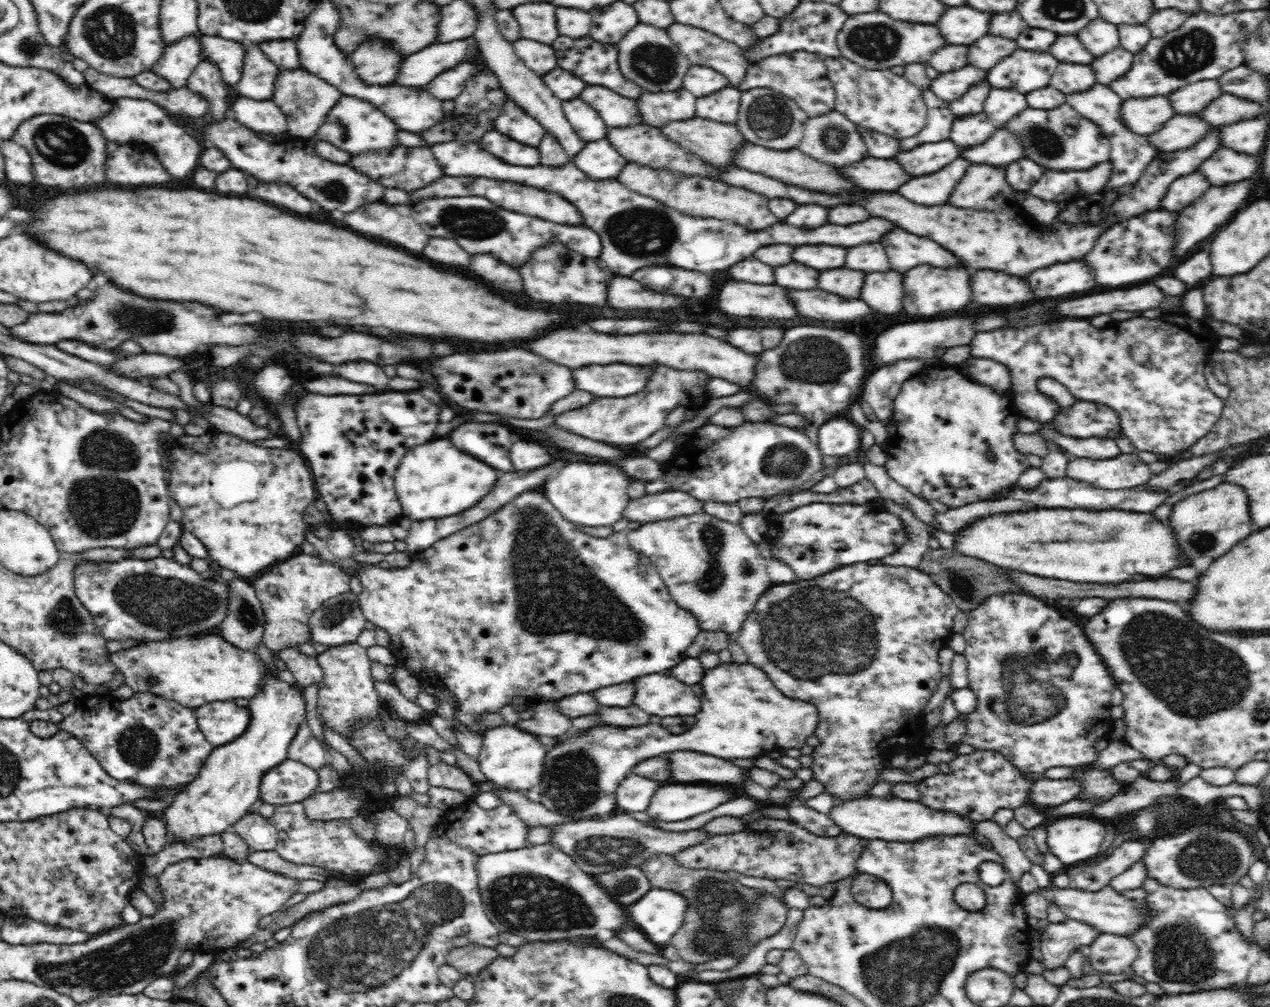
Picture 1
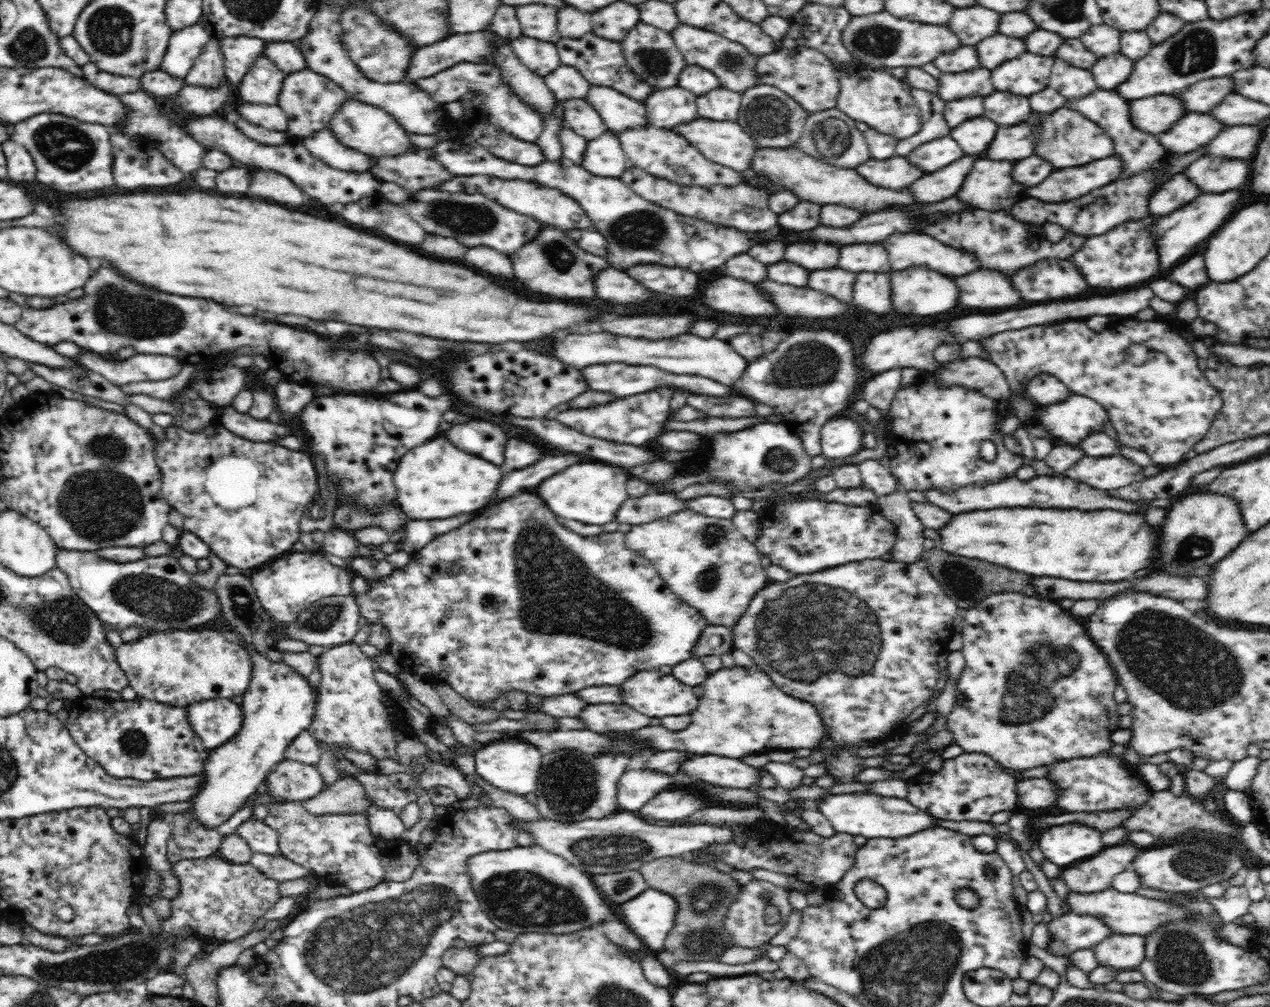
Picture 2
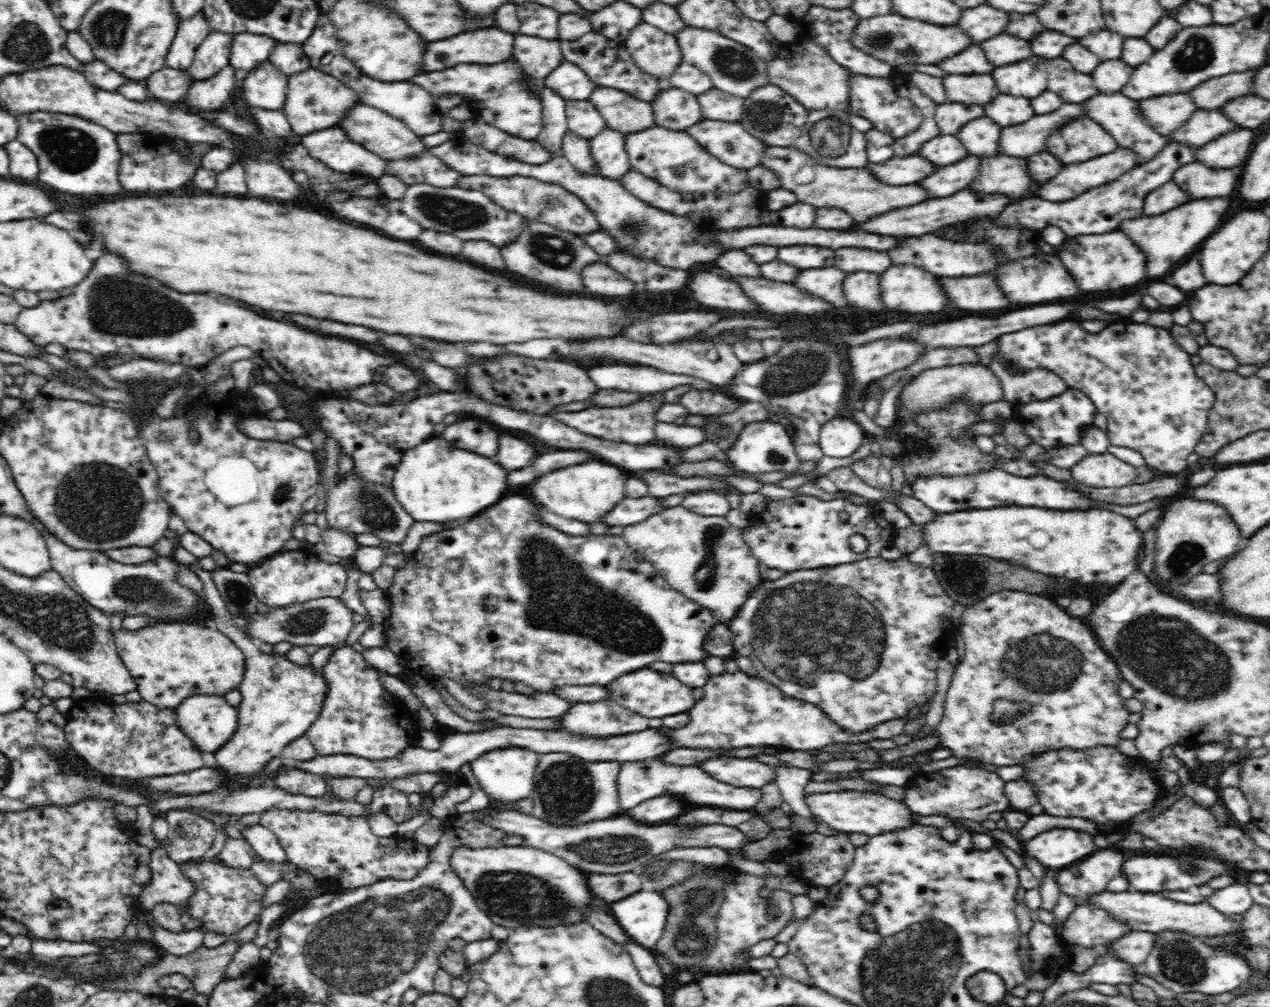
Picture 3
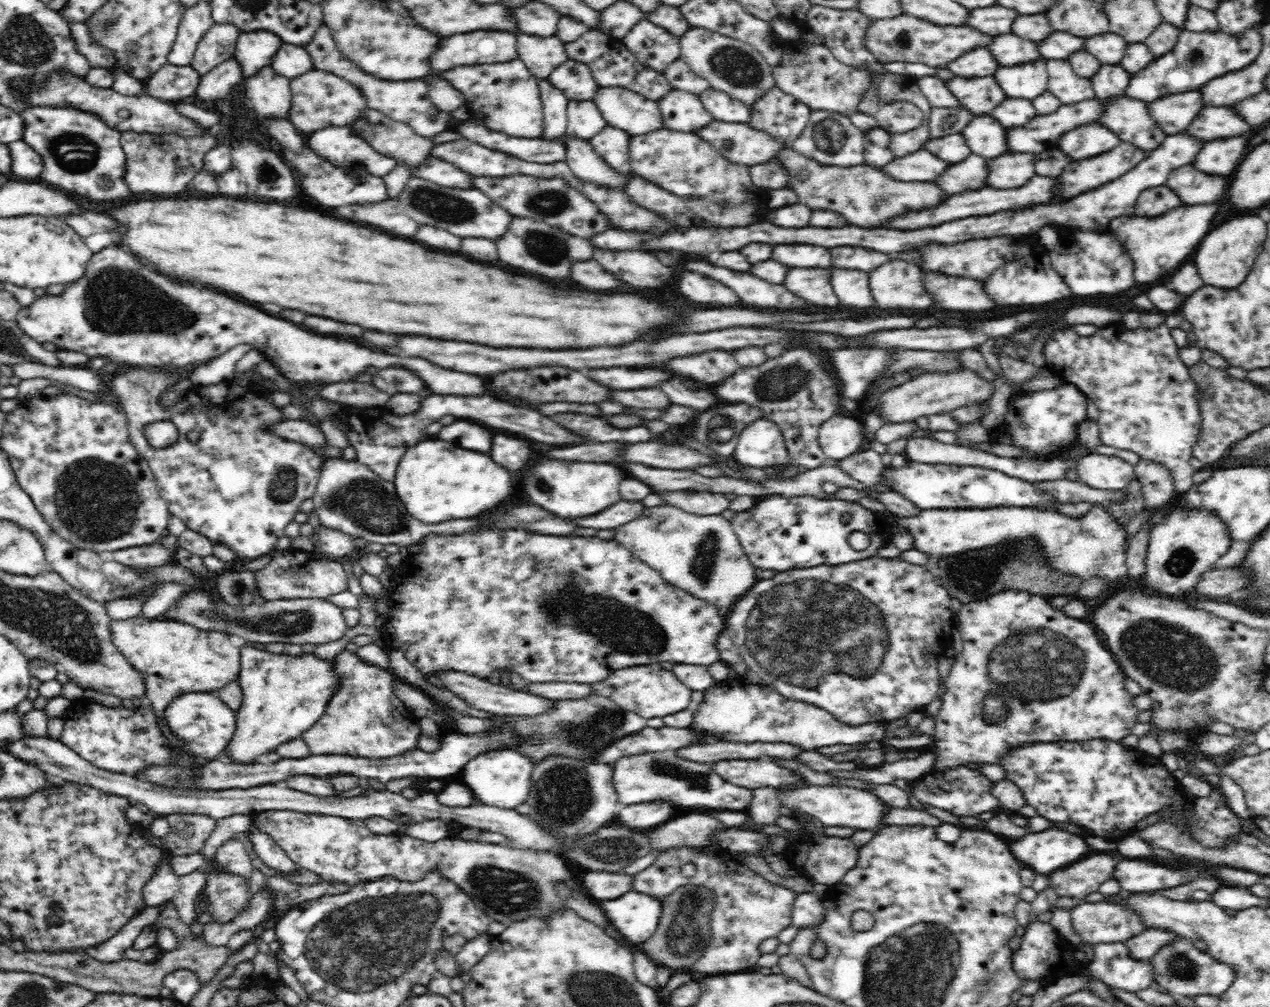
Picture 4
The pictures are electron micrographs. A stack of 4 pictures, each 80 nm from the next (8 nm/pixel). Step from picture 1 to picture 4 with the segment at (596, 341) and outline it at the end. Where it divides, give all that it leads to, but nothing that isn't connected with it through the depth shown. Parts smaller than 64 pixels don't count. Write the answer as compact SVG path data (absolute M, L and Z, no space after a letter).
M708 350L702 354L670 358L664 368L682 376L698 378L706 384L718 385L738 370L738 364L734 356L726 350Z

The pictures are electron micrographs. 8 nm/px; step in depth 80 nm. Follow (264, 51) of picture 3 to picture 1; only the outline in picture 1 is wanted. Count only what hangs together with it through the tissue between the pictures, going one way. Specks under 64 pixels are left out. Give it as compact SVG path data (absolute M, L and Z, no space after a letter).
M203 33L199 34L198 41L200 41L200 61L212 61L218 65L222 81L234 87L241 80L244 68L242 43Z

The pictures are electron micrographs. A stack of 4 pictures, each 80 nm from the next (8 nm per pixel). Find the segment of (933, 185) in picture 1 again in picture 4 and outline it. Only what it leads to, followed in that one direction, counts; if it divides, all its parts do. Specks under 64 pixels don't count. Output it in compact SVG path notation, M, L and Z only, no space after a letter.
M972 153L966 160L946 168L934 184L938 184L946 194L958 194L964 190L978 190L984 186L988 176L986 160Z

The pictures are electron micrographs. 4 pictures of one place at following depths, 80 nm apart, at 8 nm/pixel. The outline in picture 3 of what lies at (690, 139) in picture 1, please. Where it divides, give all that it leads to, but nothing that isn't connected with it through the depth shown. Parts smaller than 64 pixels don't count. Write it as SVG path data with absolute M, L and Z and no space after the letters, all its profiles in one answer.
M704 119L686 126L684 131L714 158L740 170L747 171L760 165L760 156L767 148L739 122Z

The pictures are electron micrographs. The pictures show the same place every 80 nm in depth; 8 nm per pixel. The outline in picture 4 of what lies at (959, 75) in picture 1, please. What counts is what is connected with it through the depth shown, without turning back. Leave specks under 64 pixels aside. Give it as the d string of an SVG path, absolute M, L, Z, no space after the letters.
M954 76L946 81L950 93L960 101L961 106L974 114L986 114L1004 100L1004 92L992 76L988 78L965 78Z

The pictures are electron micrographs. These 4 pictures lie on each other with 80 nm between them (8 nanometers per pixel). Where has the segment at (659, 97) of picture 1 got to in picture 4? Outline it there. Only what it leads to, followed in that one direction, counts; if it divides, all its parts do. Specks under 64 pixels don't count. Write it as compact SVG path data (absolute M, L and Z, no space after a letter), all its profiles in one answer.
M672 89L656 103L662 115L662 126L673 131L694 131L713 120L702 101L691 92Z

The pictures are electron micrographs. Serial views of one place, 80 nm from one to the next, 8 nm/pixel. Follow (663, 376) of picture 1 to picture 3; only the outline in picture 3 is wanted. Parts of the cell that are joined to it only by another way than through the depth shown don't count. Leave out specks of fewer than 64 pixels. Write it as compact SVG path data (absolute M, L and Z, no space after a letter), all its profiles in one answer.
M664 391L648 394L648 398L642 398L630 406L620 408L586 408L580 412L559 412L553 417L559 422L564 422L584 434L592 434L596 438L606 438L614 442L630 442L632 445L648 444L654 440L654 426L658 424L656 412L665 404Z

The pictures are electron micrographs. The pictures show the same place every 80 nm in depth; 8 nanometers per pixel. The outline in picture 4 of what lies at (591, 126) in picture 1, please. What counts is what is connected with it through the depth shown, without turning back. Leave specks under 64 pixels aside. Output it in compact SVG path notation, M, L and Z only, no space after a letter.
M593 100L568 101L567 136L589 141L606 125L602 113Z

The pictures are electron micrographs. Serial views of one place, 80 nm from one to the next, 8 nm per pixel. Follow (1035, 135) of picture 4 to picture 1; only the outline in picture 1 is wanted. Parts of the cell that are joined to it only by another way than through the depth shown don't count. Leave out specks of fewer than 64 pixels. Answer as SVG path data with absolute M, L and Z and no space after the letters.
M1004 128L987 138L980 146L970 148L958 147L958 157L966 158L972 164L986 164L994 167L1004 167L1024 158L1024 147L1018 136L1008 134Z

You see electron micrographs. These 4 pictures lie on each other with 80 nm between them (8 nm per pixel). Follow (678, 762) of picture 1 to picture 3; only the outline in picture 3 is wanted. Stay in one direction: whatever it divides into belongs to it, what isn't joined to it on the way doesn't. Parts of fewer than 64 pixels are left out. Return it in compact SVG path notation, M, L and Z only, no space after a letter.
M730 754L704 760L698 766L712 778L737 787L761 788L774 781L774 766Z

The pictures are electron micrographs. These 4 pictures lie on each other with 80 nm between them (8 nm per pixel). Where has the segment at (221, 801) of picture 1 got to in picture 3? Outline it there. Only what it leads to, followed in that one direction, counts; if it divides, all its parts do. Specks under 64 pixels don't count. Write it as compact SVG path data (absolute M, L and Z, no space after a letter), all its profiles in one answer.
M197 562L182 565L188 568L204 583L203 594L209 606L211 625L225 633L243 650L245 656L244 680L239 691L242 701L239 705L239 719L236 732L228 742L214 752L216 767L224 775L224 784L216 791L224 789L226 793L249 789L254 786L251 780L264 771L273 758L282 758L282 751L296 738L303 736L310 725L318 718L326 698L326 683L322 674L314 674L312 667L302 667L292 663L283 655L268 655L260 651L245 629L237 625L235 618L227 611L216 588L212 574L200 567Z

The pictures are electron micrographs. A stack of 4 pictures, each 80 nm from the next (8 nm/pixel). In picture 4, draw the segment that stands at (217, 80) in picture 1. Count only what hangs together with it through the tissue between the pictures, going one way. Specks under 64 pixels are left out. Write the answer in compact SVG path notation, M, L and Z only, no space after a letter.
M214 23L197 44L190 67L202 77L234 58L238 34L240 29L234 25Z

